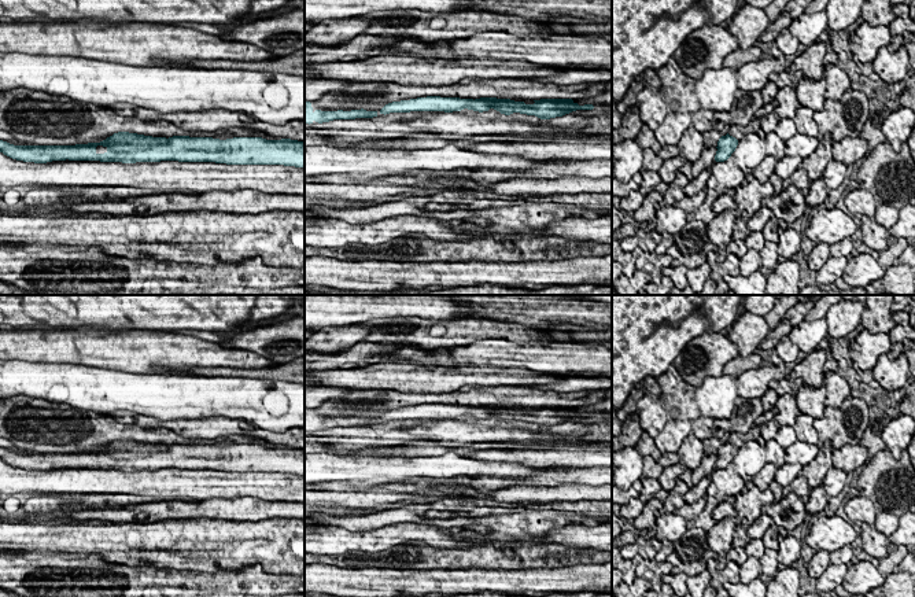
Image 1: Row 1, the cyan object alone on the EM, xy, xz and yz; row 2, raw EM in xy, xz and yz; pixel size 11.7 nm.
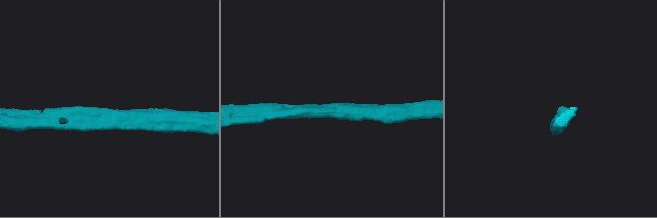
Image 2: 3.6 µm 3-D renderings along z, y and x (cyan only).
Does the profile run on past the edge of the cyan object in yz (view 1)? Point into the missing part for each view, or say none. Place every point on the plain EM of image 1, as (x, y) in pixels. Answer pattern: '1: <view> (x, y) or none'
1: none

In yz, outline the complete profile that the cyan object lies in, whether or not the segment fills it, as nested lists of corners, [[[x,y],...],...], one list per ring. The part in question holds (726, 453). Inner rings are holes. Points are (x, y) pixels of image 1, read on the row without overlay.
[[[728,441],[726,443],[722,443],[717,449],[717,458],[715,463],[716,469],[724,469],[727,468],[731,461],[735,458],[738,453],[738,447]]]

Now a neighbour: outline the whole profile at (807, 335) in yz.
[[[827,320],[801,321],[787,335],[800,351],[809,354],[816,350],[820,340],[829,336]]]

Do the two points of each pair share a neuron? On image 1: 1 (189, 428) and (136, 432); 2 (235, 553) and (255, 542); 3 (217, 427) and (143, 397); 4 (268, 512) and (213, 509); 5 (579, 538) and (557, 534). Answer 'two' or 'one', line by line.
1: two
2: one
3: two
4: one
5: one

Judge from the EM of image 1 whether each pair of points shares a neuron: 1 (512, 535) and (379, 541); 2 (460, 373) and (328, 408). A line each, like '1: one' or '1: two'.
1: two
2: two

